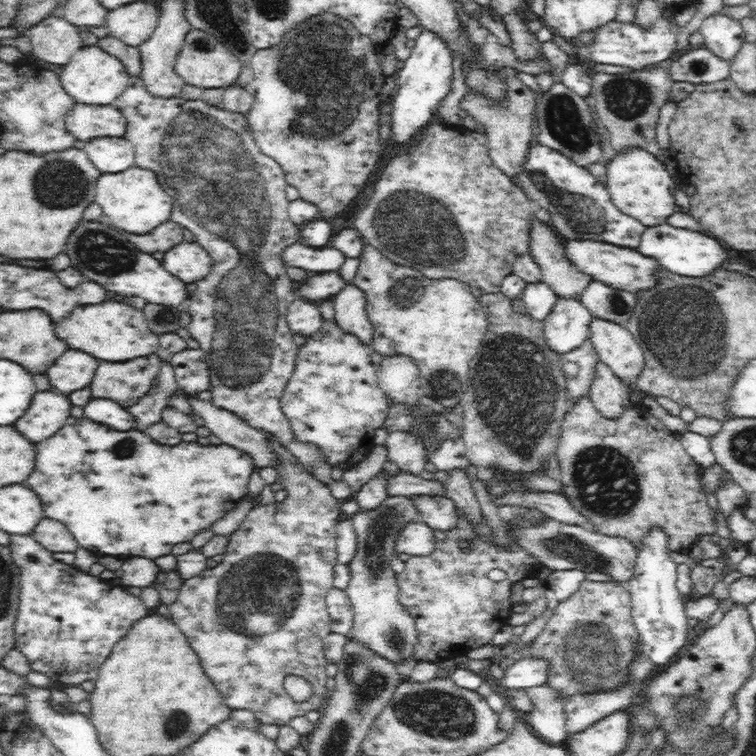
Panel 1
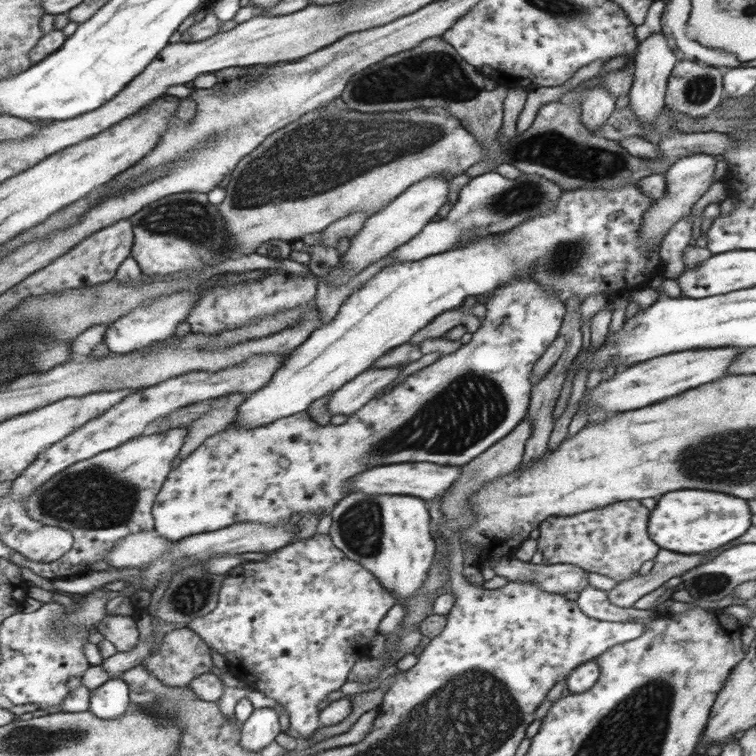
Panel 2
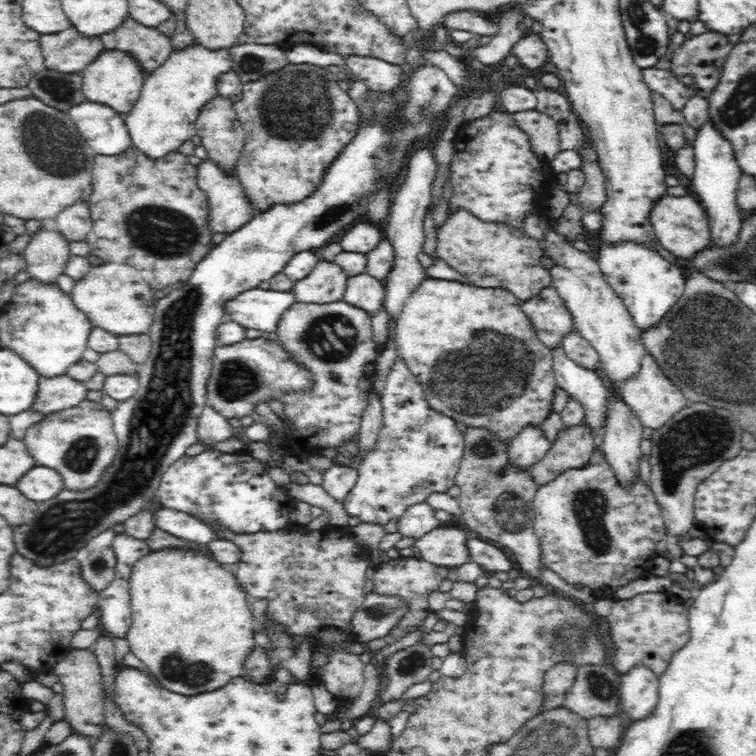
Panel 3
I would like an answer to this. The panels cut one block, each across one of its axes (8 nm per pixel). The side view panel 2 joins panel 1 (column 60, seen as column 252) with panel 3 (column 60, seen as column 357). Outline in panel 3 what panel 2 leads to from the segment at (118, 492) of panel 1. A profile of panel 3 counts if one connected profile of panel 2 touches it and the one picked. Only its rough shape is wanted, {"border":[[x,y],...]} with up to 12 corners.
{"border":[[83,400],[30,426],[38,466],[91,492],[120,450],[113,418]]}

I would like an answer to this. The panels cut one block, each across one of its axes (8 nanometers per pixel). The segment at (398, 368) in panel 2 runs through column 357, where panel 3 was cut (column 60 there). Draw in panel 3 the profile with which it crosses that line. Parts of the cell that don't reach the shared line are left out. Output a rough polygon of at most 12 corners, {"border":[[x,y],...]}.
{"border":[[67,374],[39,377],[30,409],[44,416],[86,400],[85,383]]}

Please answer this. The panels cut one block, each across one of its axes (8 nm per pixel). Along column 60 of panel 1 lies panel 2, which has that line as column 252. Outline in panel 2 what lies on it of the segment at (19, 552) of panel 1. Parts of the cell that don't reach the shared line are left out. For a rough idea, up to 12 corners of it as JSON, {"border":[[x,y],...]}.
{"border":[[329,534],[188,626],[302,742],[396,601]]}

